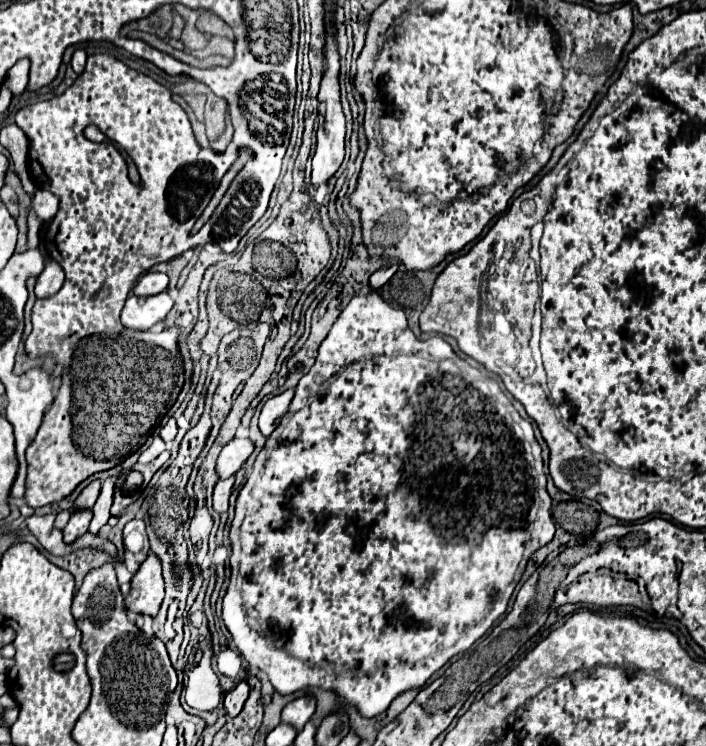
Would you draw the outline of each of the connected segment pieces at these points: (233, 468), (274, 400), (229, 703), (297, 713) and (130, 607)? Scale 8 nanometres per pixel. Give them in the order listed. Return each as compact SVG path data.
M248 438L230 440L218 456L218 464L216 464L218 476L228 478L228 476L236 474L240 470L240 466L246 462L246 458L252 454L252 450L254 450L254 444Z
M284 390L282 394L276 394L264 402L264 408L260 412L260 432L264 436L270 436L276 430L276 426L288 412L292 398L294 398L294 390Z
M240 682L234 690L230 690L228 694L226 694L226 698L224 698L224 708L226 708L226 712L228 712L228 716L238 716L240 714L240 710L242 710L242 706L244 706L244 702L246 702L246 698L248 698L248 684L246 682Z
M306 694L286 704L286 708L282 710L282 722L292 724L296 730L302 730L314 712L316 712L316 698L312 694Z
M152 552L132 578L130 594L126 596L126 610L132 614L156 616L164 598L162 564Z

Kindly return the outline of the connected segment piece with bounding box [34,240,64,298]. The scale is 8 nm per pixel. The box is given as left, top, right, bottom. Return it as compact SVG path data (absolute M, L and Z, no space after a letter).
M41 240L39 244L39 248L46 255L46 268L44 268L44 272L36 278L34 294L36 294L36 298L48 298L48 296L56 294L56 292L62 288L62 284L64 284L64 270L60 268L60 264L52 262L52 258L48 256L43 240Z

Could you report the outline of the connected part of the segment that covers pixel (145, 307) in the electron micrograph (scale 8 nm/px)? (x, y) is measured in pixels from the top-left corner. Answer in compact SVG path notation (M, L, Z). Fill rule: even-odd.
M160 292L148 298L138 298L136 294L128 294L128 300L122 308L122 324L134 330L148 330L156 322L166 318L172 304L174 300L168 292Z

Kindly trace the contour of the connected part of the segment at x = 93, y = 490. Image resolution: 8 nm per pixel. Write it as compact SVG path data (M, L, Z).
M90 482L90 484L82 490L82 494L76 498L74 506L80 506L80 508L88 508L88 510L92 510L92 506L94 506L98 494L100 494L100 482Z

